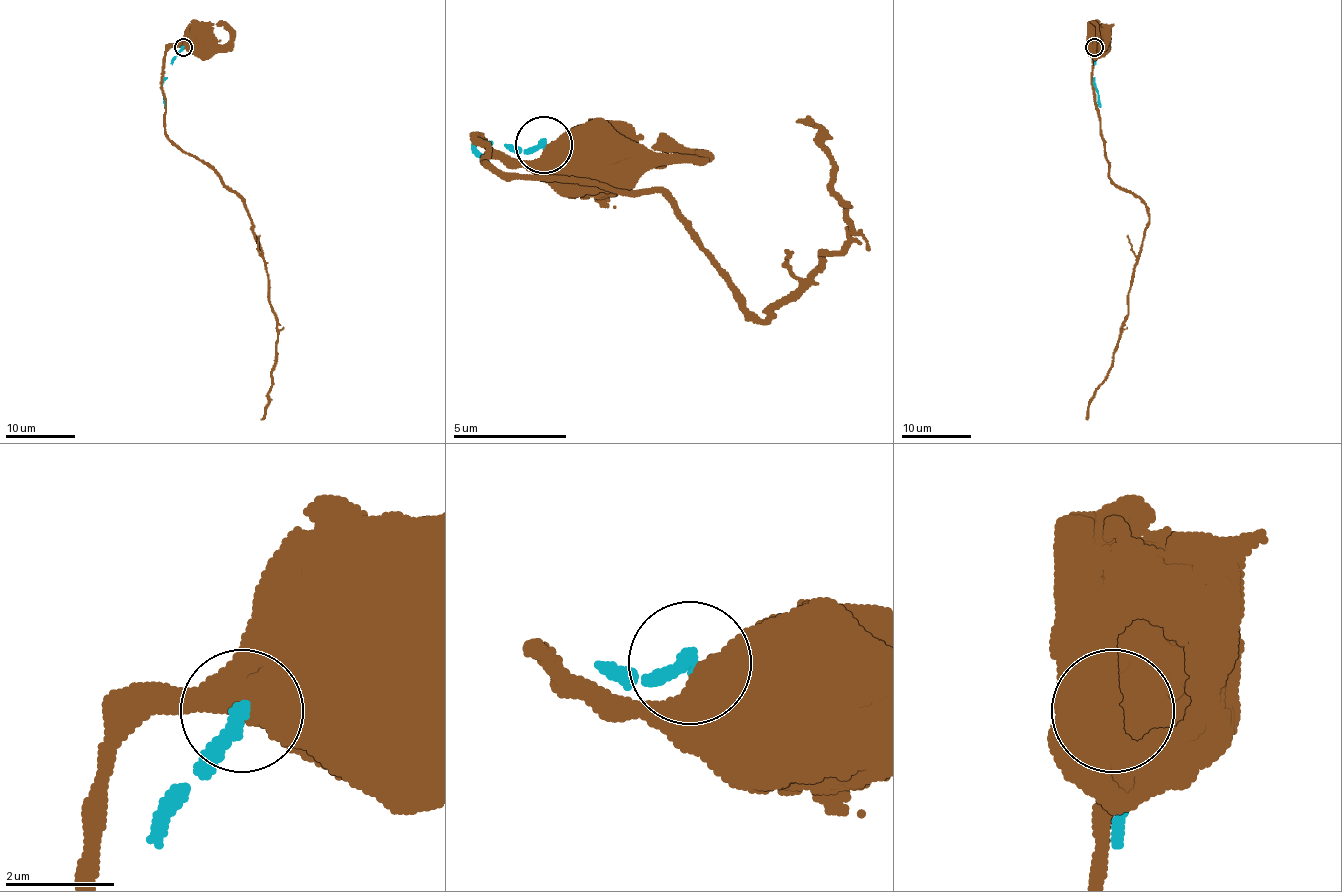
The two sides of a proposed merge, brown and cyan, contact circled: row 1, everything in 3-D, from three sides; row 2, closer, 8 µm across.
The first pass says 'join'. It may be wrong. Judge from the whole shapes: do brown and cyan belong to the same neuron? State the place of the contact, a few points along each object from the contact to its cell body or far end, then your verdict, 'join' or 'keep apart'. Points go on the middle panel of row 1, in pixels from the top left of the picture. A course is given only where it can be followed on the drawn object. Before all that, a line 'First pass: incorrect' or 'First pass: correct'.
First pass: incorrect
(543, 144) | brown via (548, 146), (576, 168) | cyan via (542, 146), (502, 146), (474, 151), (491, 163) | keep apart

